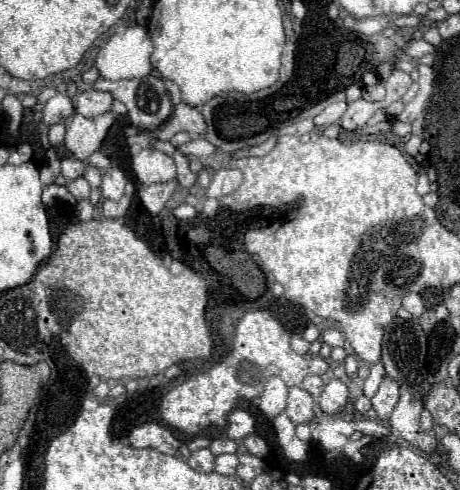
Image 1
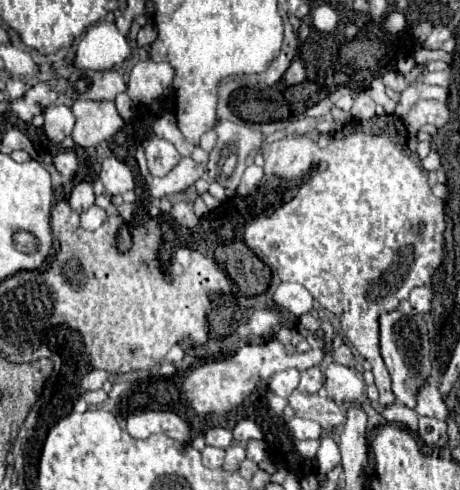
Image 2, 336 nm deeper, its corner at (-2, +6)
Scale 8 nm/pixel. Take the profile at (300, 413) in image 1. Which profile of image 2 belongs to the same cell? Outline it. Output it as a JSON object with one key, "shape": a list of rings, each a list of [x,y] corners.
{"shape":[[[294,390],[288,398],[288,404],[294,408],[296,416],[314,420],[328,432],[344,422],[344,410],[324,394],[302,394]]]}

